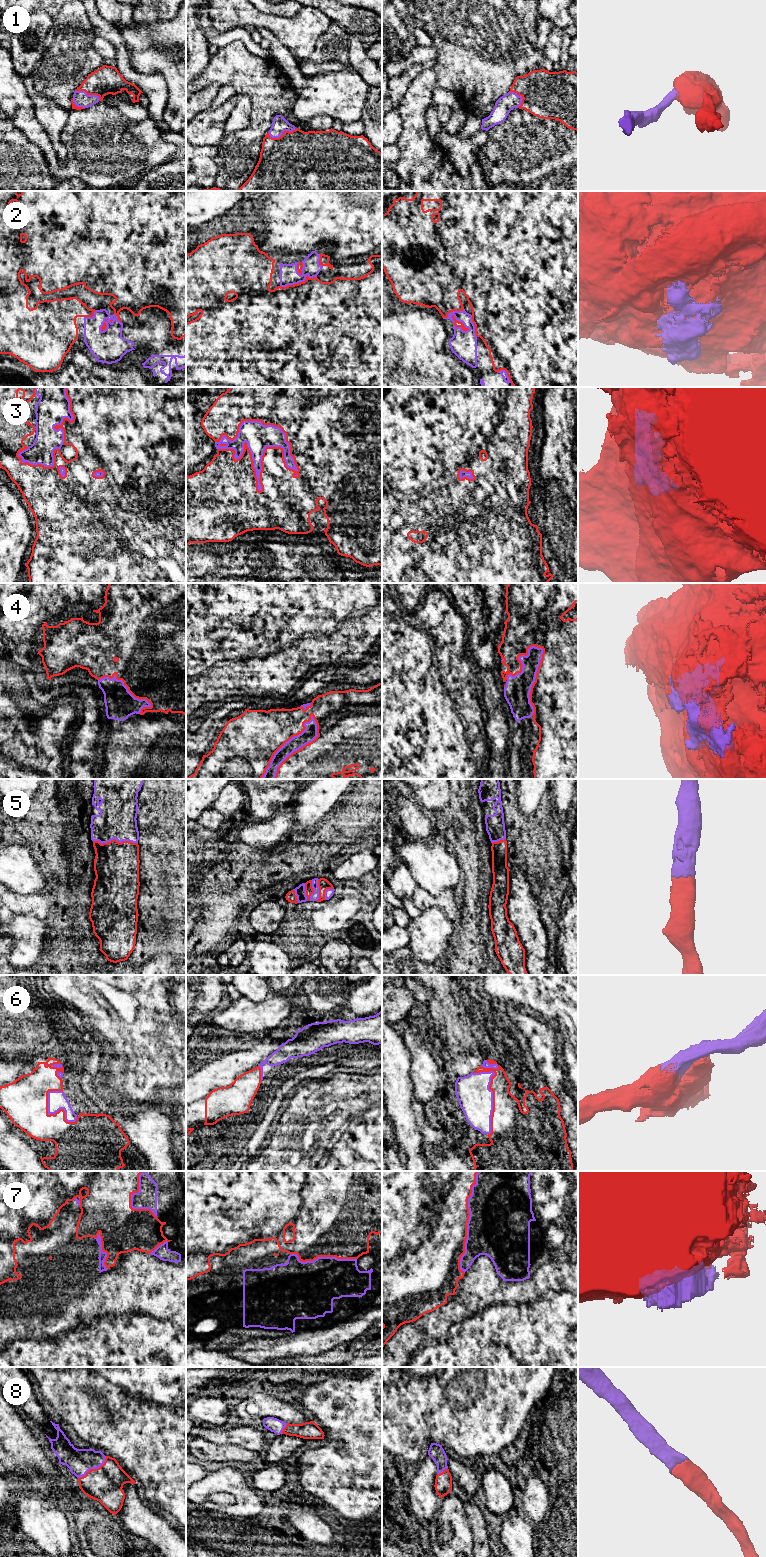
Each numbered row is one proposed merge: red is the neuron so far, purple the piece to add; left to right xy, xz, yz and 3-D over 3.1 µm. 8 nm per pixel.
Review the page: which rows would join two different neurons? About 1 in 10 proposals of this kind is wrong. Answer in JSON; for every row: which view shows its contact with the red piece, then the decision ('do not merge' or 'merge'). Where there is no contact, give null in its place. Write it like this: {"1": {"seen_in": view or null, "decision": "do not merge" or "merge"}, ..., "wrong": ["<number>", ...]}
{"1": {"seen_in": "xz", "decision": "merge"}, "2": {"seen_in": "yz", "decision": "merge"}, "3": {"seen_in": "xz", "decision": "merge"}, "4": {"seen_in": "xz", "decision": "merge"}, "5": {"seen_in": "xy", "decision": "merge"}, "6": {"seen_in": "yz", "decision": "merge"}, "7": {"seen_in": "yz", "decision": "do not merge"}, "8": {"seen_in": "xy", "decision": "merge"}, "wrong": ["7"]}

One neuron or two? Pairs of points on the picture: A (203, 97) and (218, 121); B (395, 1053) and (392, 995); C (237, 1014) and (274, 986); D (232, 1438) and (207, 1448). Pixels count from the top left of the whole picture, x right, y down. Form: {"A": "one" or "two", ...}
{"A": "two", "B": "two", "C": "two", "D": "two"}

